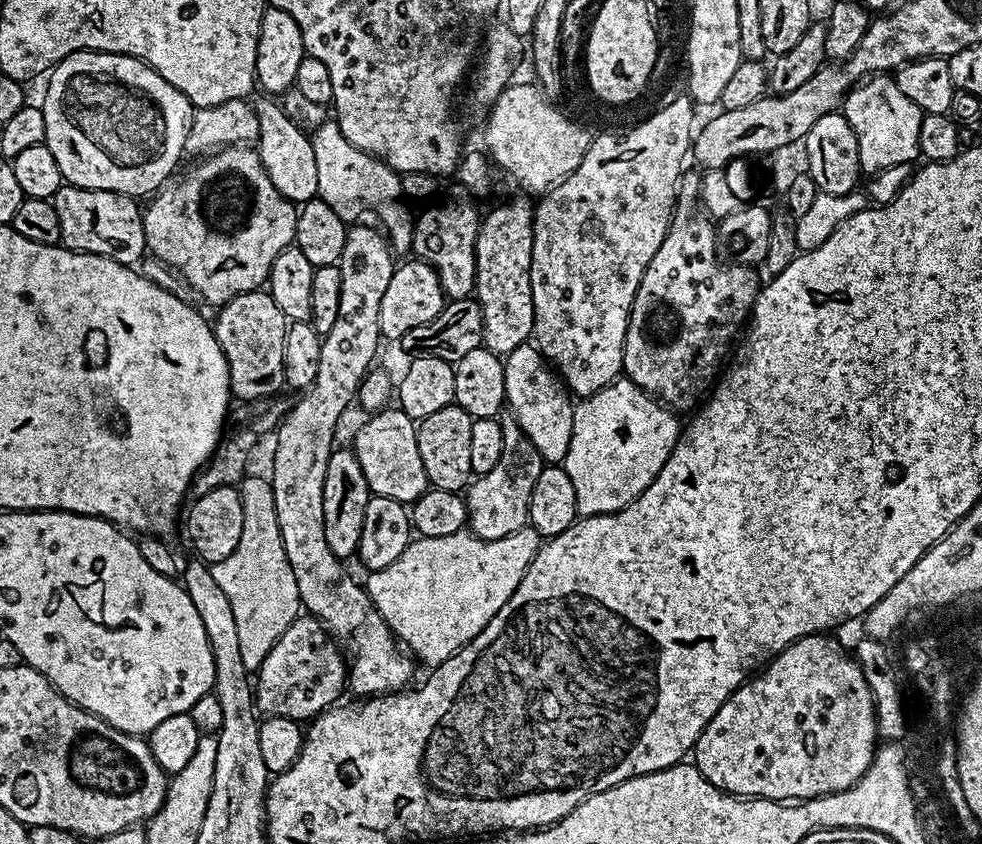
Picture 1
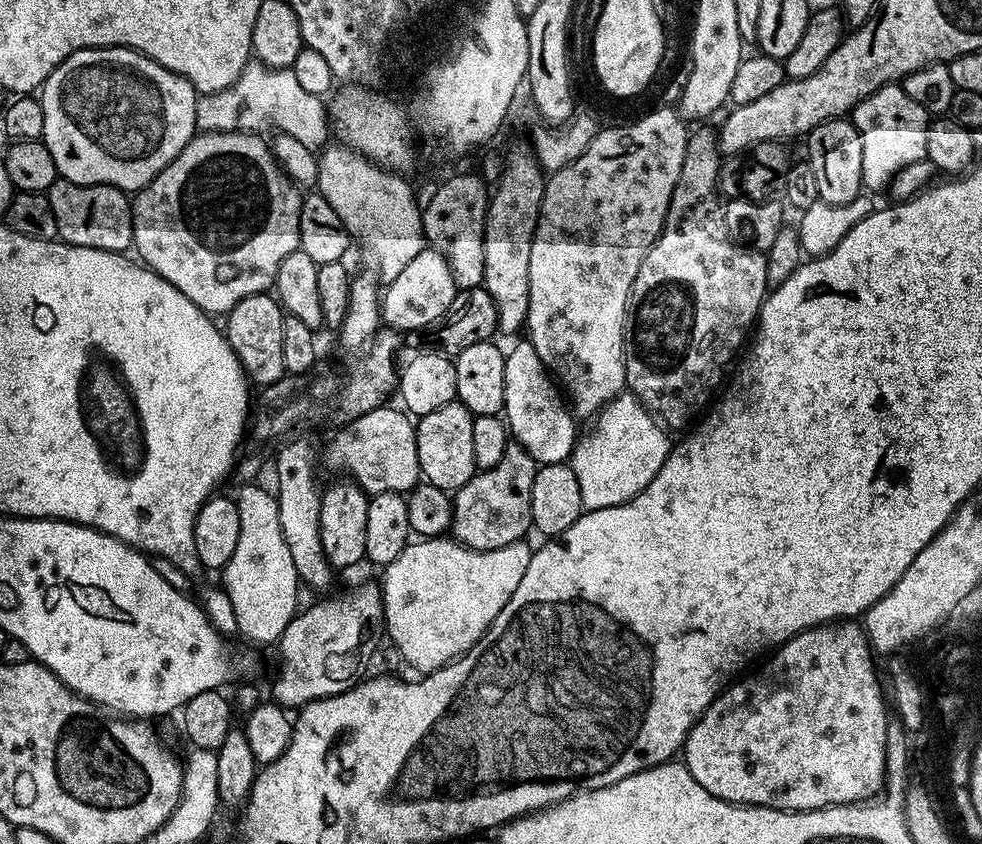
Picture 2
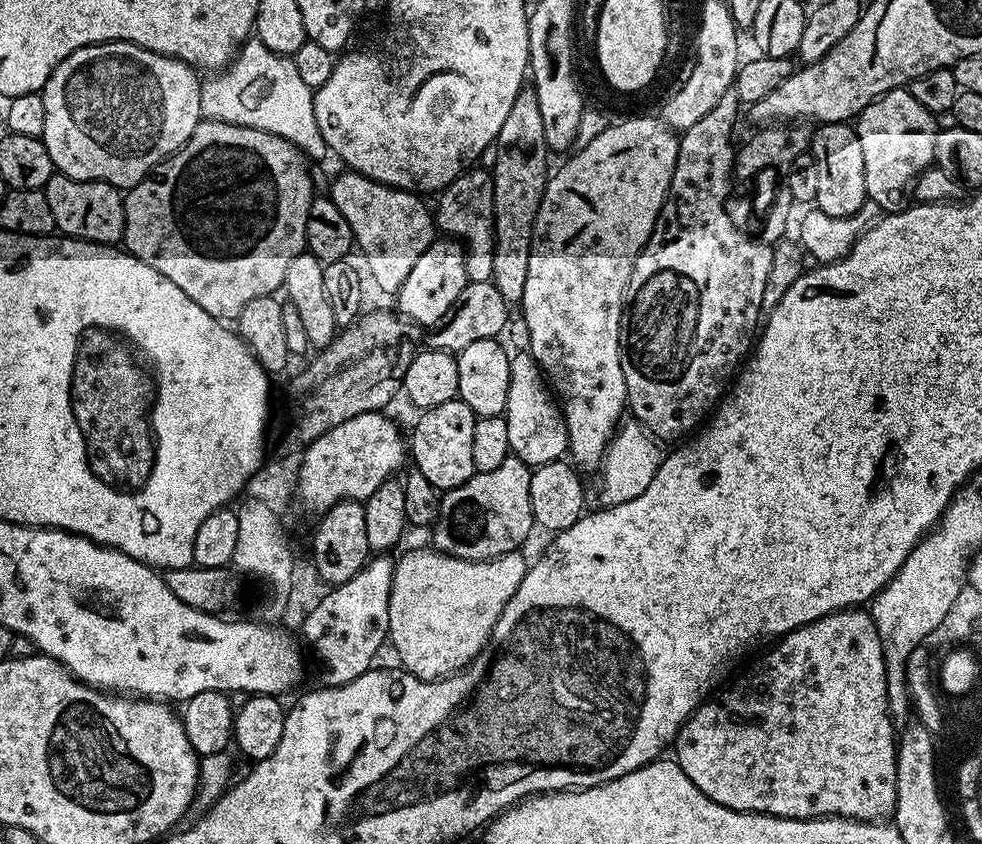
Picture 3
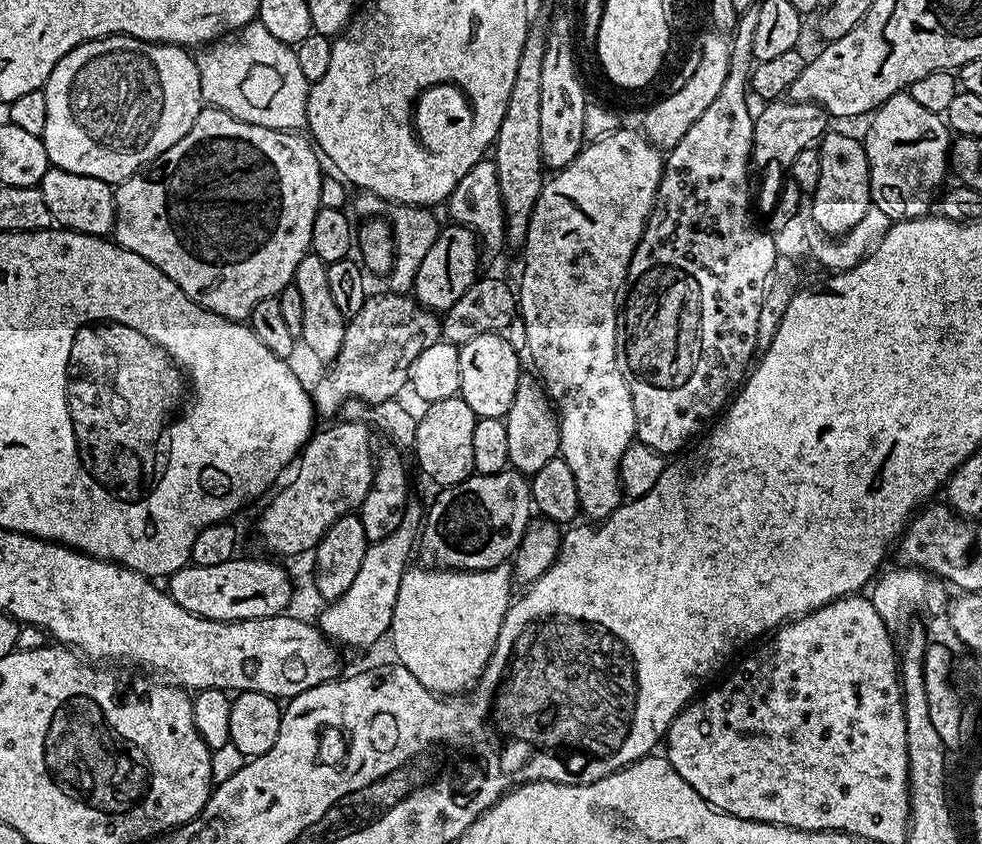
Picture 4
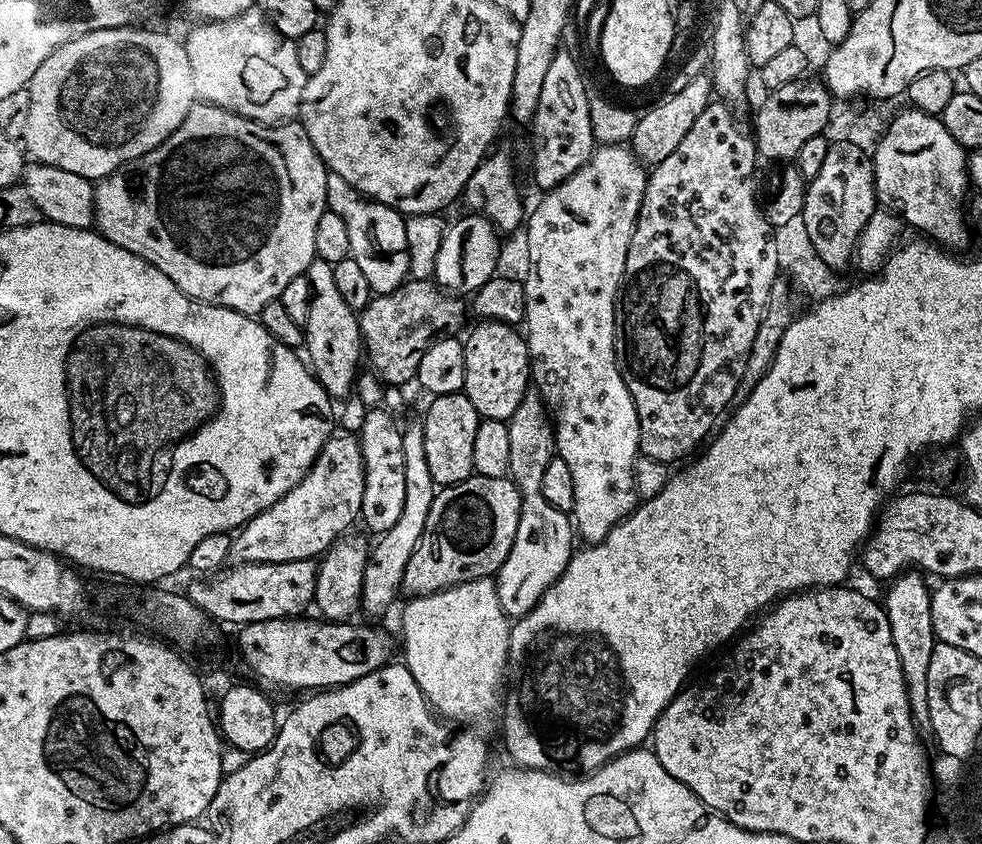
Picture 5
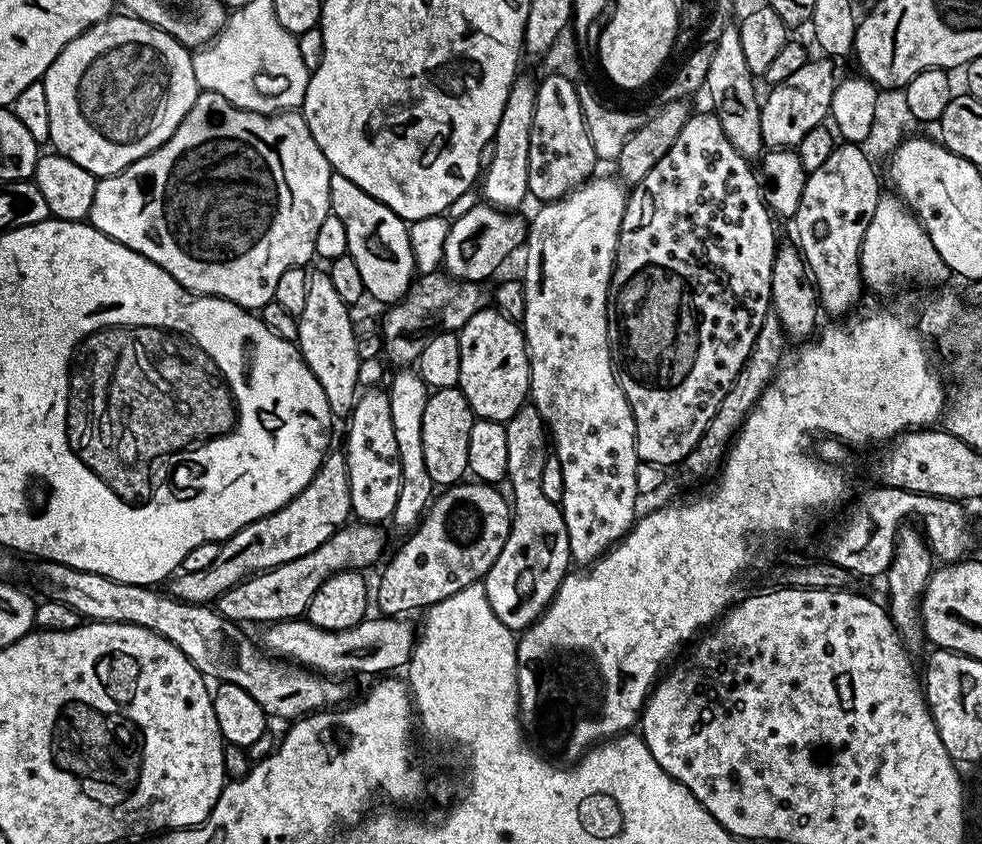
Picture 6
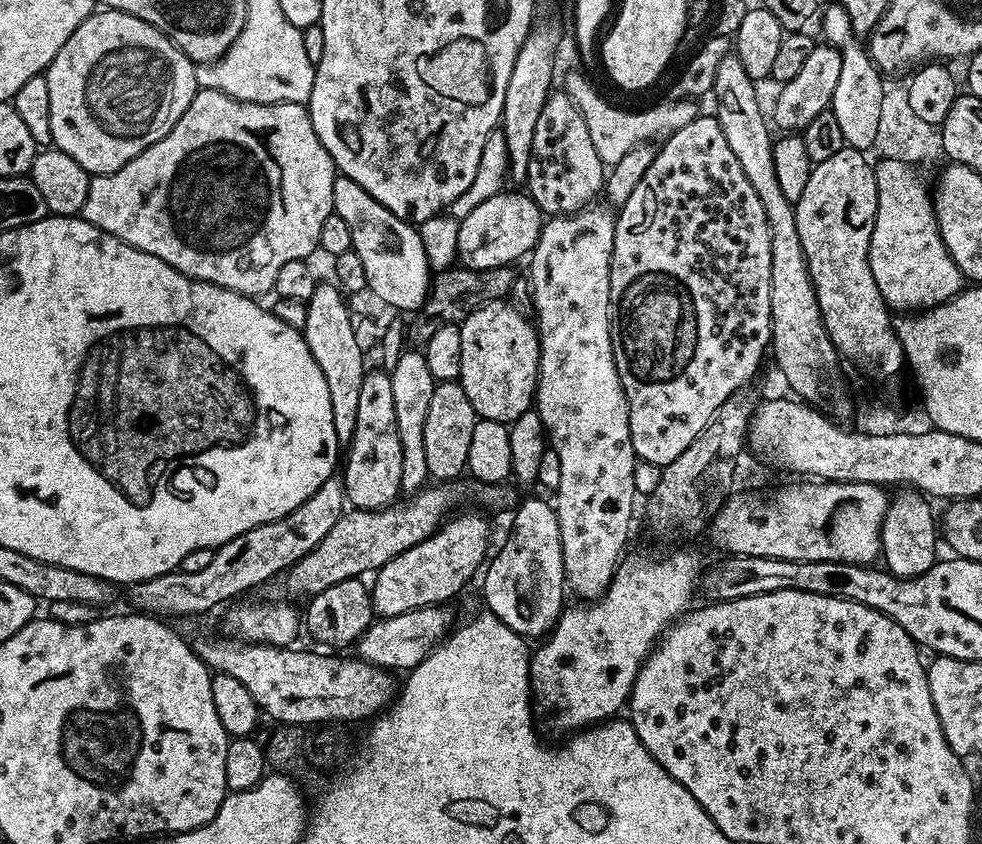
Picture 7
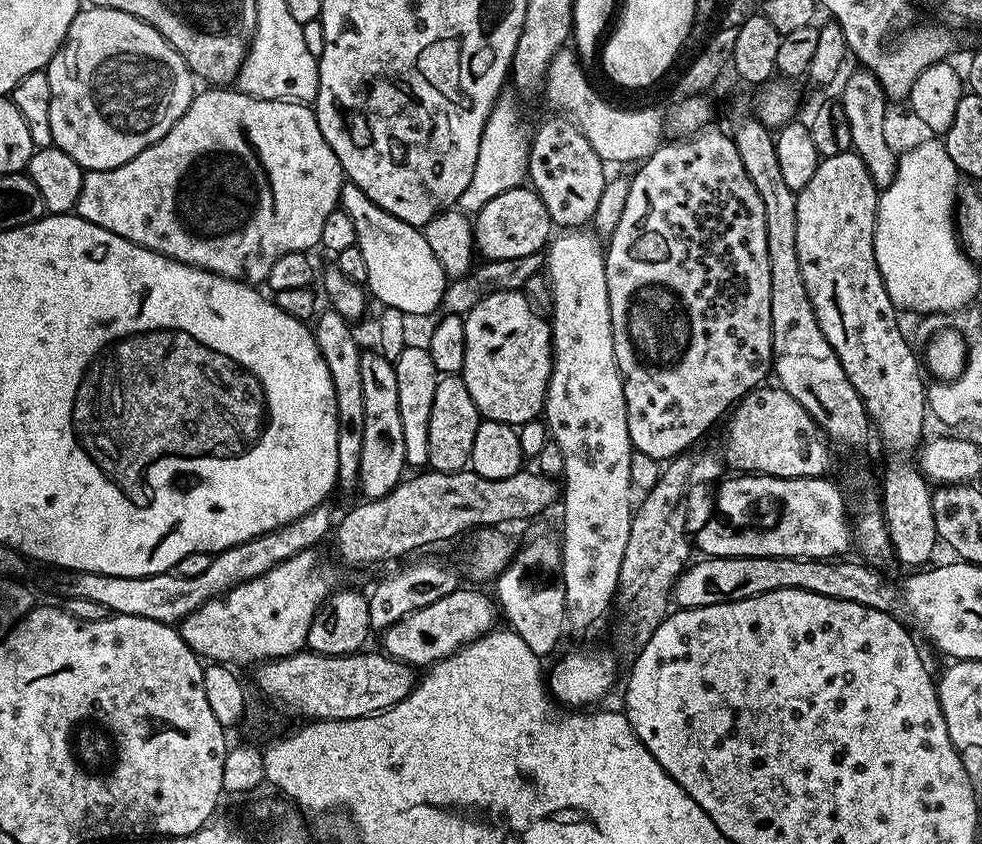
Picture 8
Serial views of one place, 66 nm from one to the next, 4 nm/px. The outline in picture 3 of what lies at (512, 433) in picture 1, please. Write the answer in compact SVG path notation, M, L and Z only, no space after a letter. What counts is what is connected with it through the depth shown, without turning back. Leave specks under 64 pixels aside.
M510 454L498 466L498 470L477 472L462 486L451 488L440 498L440 509L436 515L436 523L431 525L431 547L445 556L456 556L459 560L497 560L507 552L523 549L528 535L534 532L534 521L530 510L530 478L532 468L525 465L518 457Z

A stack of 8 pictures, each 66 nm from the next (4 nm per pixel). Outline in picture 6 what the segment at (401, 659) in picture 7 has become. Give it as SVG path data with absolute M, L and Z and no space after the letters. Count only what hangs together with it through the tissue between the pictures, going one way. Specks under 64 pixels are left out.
M376 614L371 618L365 618L358 622L358 626L350 626L350 630L341 632L331 632L322 630L314 626L307 618L297 618L295 620L281 620L267 625L264 632L263 647L271 655L287 660L293 664L299 664L301 668L310 668L313 672L321 673L325 676L335 676L337 678L352 678L355 672L365 672L366 675L375 677L377 674L392 674L395 668L403 669L412 658L412 649L416 647L417 629L412 628L411 619L397 618L387 614Z

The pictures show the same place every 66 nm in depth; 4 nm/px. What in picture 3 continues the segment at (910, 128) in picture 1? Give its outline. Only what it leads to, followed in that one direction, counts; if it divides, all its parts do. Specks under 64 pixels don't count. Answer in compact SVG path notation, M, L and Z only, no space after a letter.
M907 87L895 88L864 107L854 127L862 142L862 162L866 166L866 194L885 213L905 207L904 191L913 187L917 176L933 167L938 131L937 117L921 106Z

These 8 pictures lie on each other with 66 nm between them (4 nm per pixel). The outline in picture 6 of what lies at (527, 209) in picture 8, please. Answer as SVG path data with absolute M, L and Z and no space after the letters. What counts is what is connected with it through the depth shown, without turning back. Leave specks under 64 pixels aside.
M477 202L473 208L466 210L462 218L452 220L448 225L448 237L444 247L443 271L453 280L478 280L481 282L491 281L491 276L508 260L511 252L521 251L522 245L528 238L528 224L512 210L493 208L487 202Z

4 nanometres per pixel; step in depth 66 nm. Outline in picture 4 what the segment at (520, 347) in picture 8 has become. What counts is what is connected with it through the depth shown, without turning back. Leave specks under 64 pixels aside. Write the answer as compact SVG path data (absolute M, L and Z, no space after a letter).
M498 332L478 334L478 338L470 338L470 342L459 345L462 382L459 396L474 410L477 418L504 418L512 401L514 392L518 389L519 378L522 373L520 356L516 348L507 340L507 335Z

